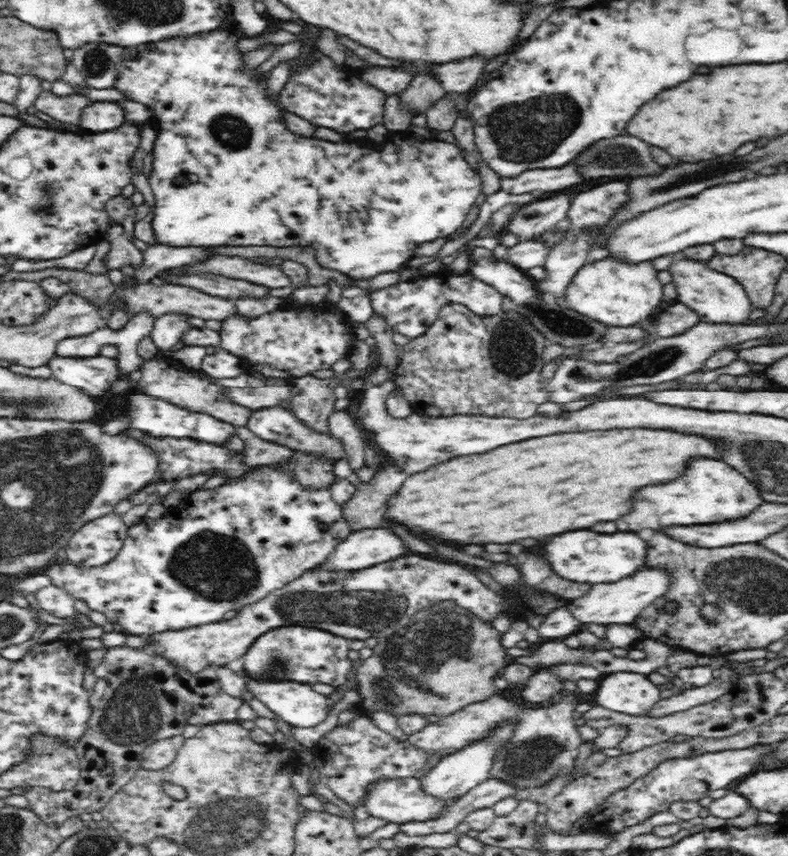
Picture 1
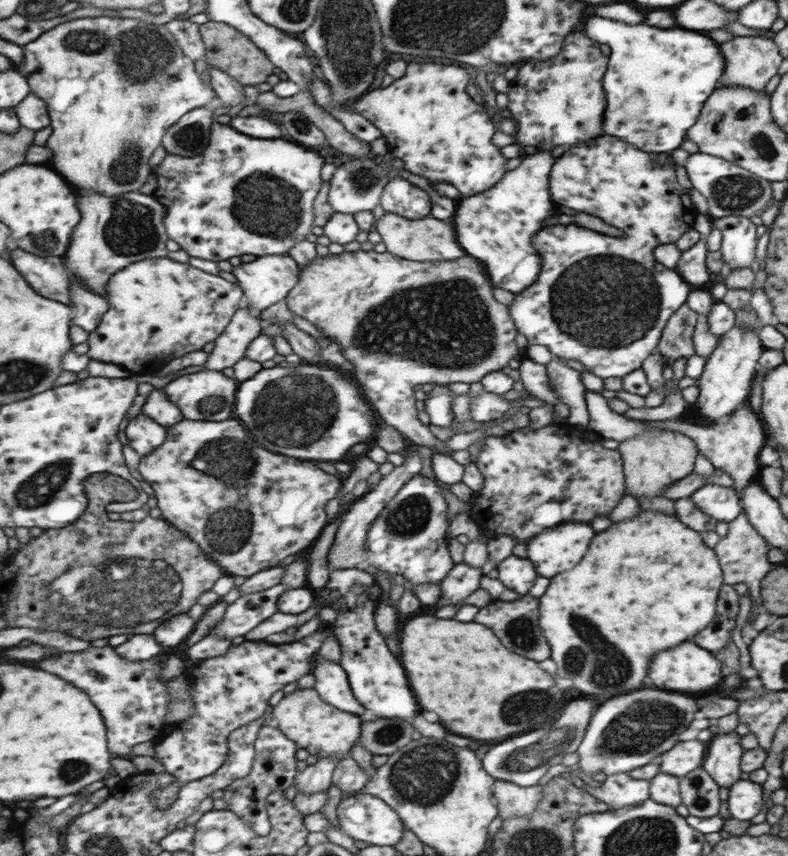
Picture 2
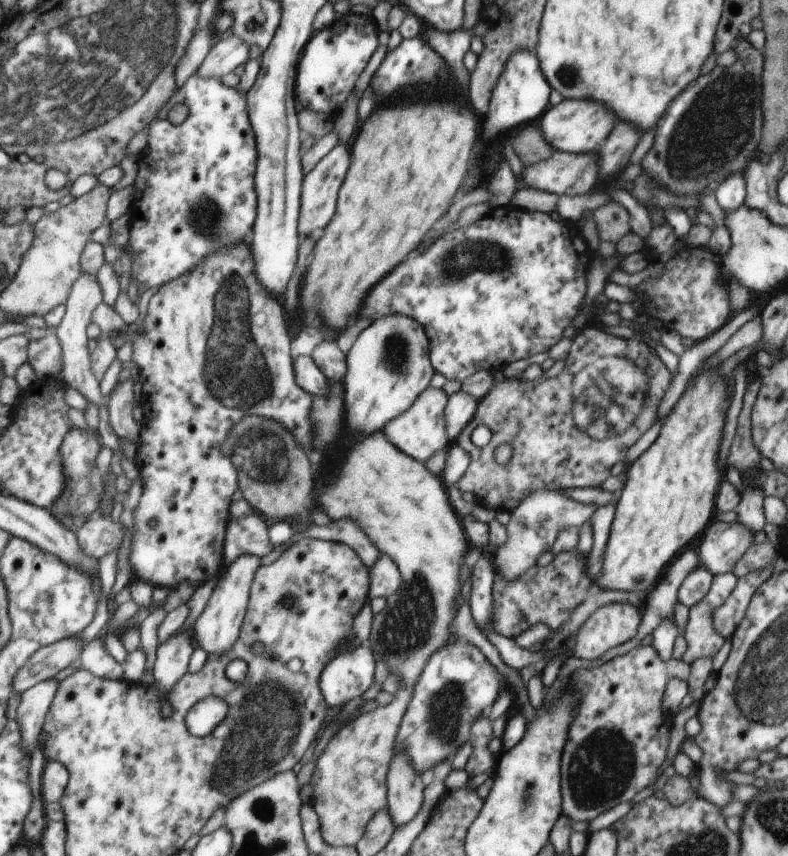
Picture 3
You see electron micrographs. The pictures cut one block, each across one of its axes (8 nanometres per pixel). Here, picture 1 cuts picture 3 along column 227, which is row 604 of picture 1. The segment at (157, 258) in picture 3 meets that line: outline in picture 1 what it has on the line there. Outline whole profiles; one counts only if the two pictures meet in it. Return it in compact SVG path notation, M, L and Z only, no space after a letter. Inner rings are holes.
M277 465L256 467L248 470L246 474L232 478L229 482L212 489L197 489L187 494L180 501L178 506L169 509L162 518L152 520L145 517L136 526L128 529L128 537L124 540L124 545L118 555L107 564L96 567L82 567L80 565L56 564L54 560L46 568L44 573L52 580L52 586L62 589L75 600L82 600L91 610L105 614L109 622L119 624L124 633L137 634L141 636L152 636L156 633L166 631L183 631L187 628L199 627L203 624L212 624L224 620L224 614L228 610L240 610L246 604L252 604L256 600L262 600L268 592L272 590L284 589L288 583L303 576L307 571L313 570L318 566L328 562L335 550L347 540L352 529L343 513L342 505L338 505L330 493L330 486L315 488L315 486L304 486L291 474L287 468L278 468ZM320 524L326 524L328 530L320 530Z

